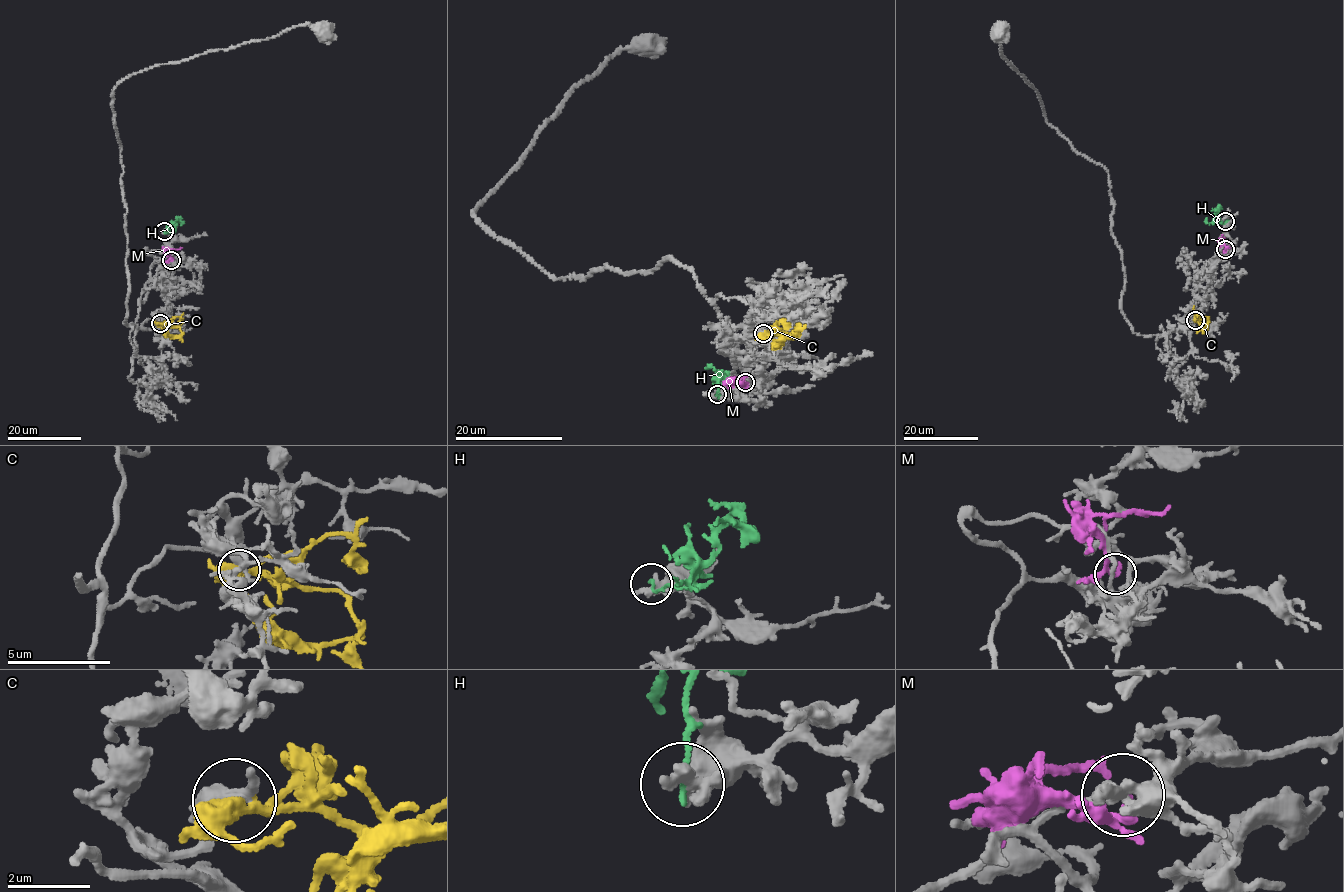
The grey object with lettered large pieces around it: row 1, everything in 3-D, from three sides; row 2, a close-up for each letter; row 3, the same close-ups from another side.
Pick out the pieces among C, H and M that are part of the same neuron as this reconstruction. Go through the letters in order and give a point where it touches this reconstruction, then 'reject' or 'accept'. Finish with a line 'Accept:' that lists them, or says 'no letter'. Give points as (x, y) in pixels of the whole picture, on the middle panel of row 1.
C: contact (763, 333); accept
H: contact (717, 394); reject
M: contact (745, 382); reject
Accept: C

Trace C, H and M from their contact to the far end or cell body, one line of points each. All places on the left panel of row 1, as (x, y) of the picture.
C: (160, 323), (179, 328), (181, 333), (170, 335), (164, 327)
H: (164, 231), (173, 230), (178, 218), (175, 216)
M: (172, 260), (170, 250), (182, 248)

